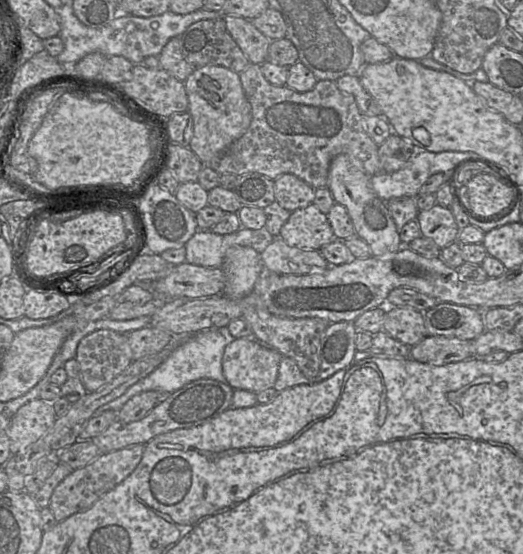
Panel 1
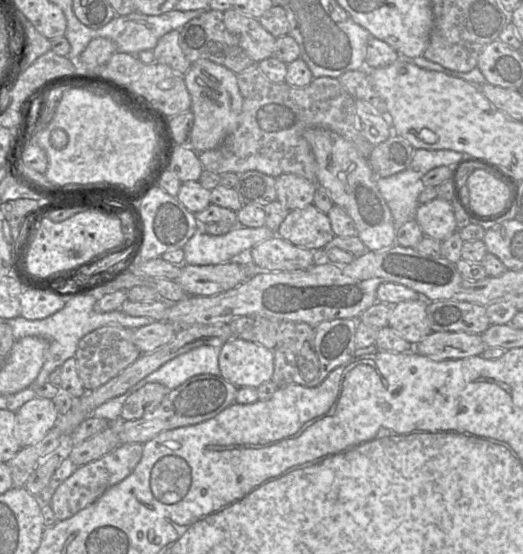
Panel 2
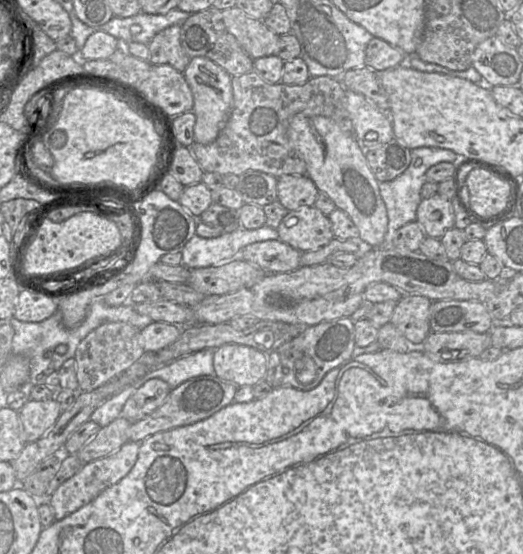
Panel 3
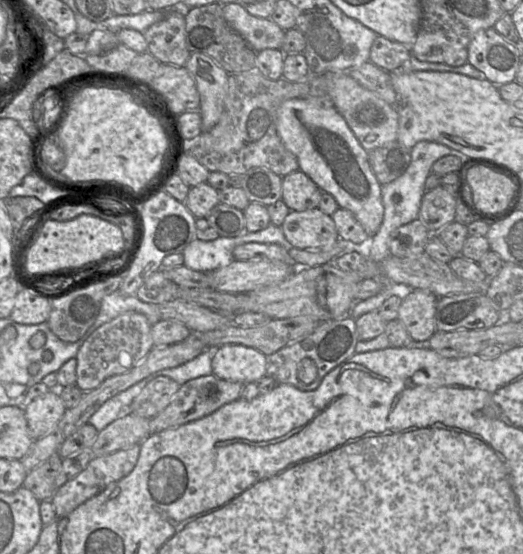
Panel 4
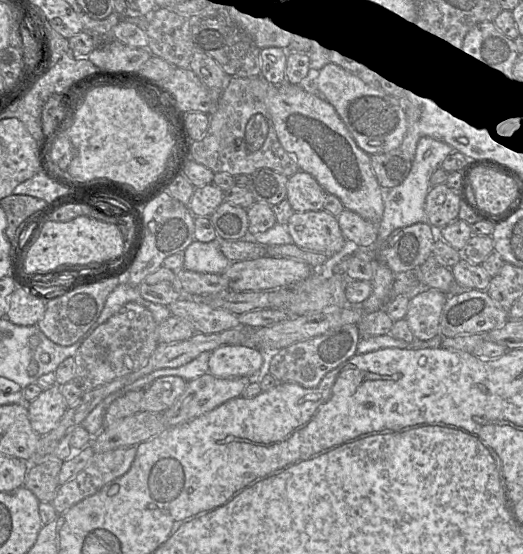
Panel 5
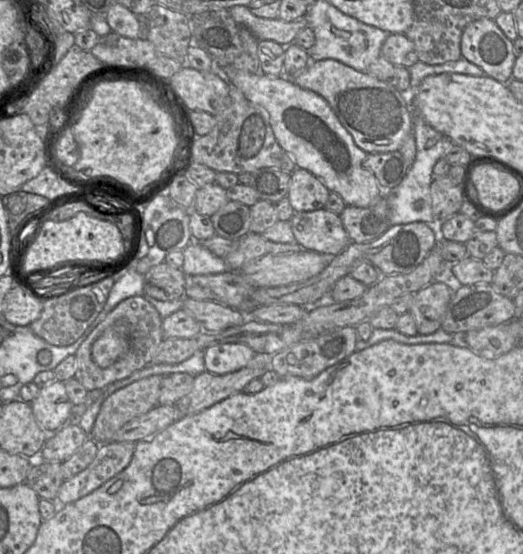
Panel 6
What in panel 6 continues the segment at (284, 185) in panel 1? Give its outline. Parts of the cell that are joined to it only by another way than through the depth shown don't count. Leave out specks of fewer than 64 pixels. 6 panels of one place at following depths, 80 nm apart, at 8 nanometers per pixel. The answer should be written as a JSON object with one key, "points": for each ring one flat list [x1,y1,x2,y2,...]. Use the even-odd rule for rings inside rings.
{"points":[[302,168,290,174,288,199,295,212,325,208,330,191,315,175]]}

